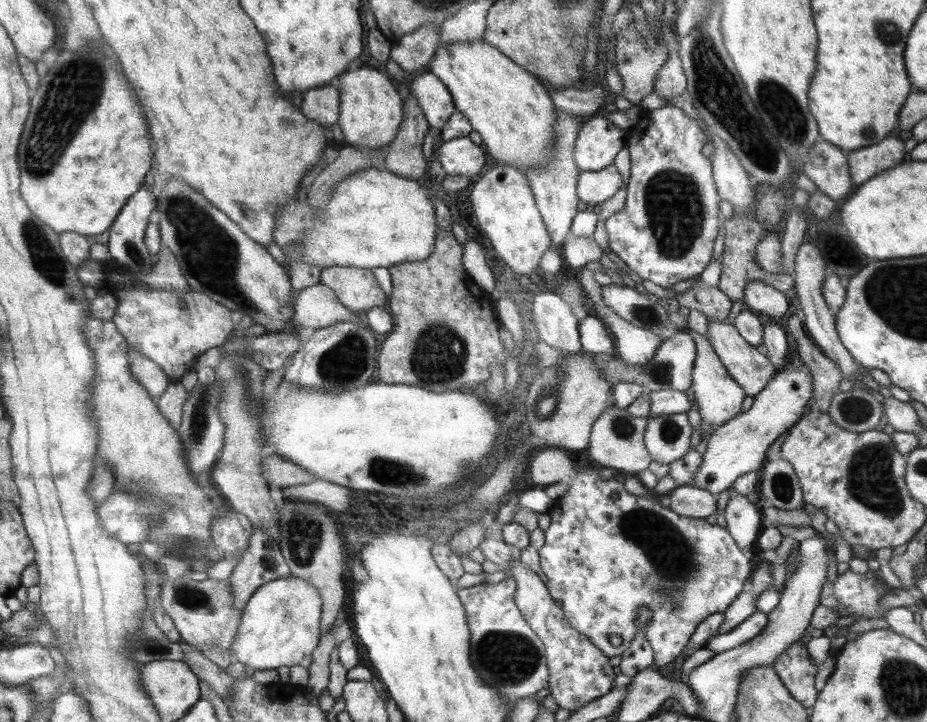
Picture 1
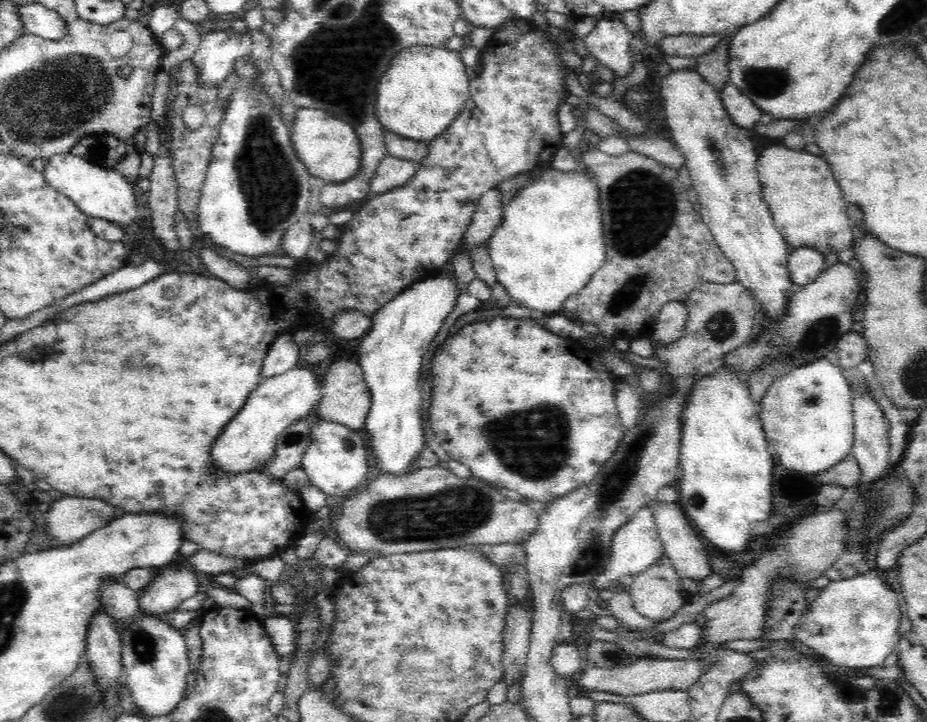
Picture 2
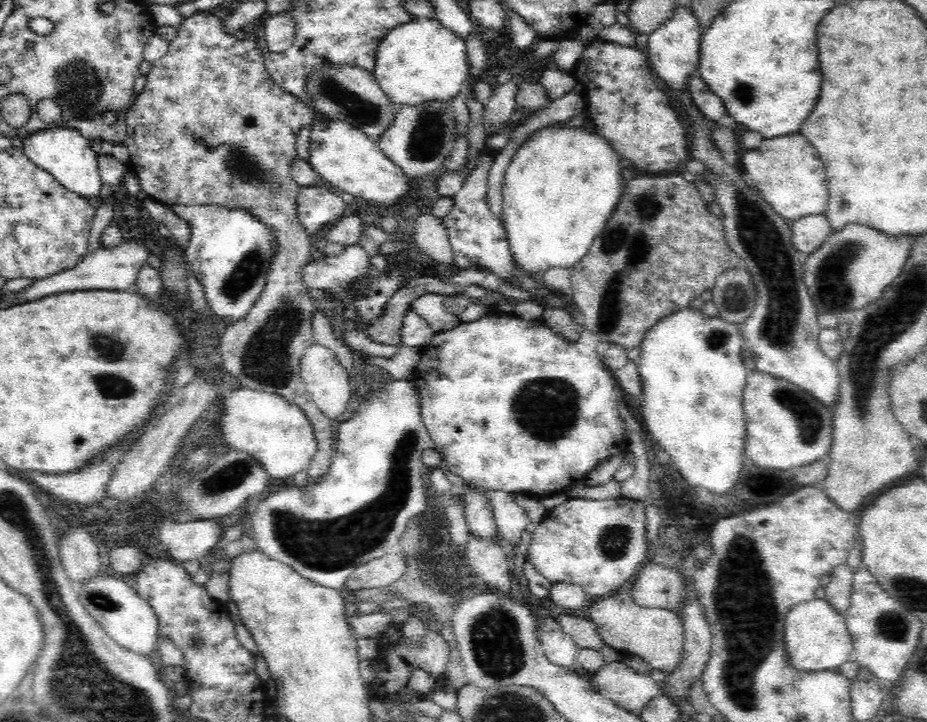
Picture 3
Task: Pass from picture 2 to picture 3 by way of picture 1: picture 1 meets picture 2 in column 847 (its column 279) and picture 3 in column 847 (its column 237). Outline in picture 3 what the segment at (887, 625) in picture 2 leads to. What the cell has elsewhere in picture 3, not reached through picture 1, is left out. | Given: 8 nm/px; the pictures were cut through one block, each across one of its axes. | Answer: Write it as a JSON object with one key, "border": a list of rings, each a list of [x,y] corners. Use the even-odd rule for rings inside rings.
{"border":[[[817,597],[808,602],[801,602],[788,611],[783,646],[787,652],[789,666],[806,672],[836,669],[853,654],[845,615],[835,610],[827,600]]]}

